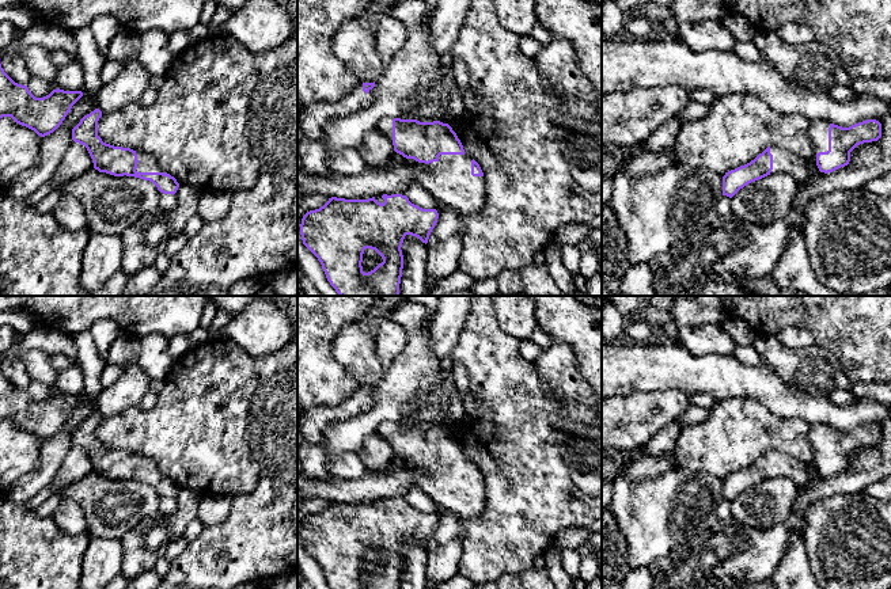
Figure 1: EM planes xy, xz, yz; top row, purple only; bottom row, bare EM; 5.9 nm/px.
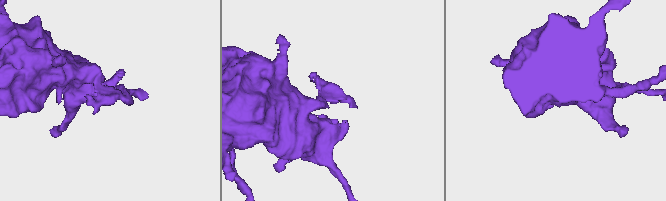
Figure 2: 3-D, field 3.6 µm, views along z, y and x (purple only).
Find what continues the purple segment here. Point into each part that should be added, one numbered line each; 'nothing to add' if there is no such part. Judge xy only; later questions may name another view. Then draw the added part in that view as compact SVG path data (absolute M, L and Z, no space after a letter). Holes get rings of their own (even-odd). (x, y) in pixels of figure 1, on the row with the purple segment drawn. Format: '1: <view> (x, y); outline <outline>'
1: xy (147, 163); outline M136 151L137 155L137 172L163 172L164 171L159 167L158 162L155 160L153 156L145 155L143 152Z

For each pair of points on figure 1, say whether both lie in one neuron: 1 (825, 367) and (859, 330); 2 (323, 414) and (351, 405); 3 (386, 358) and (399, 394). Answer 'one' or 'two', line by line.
1: two
2: one
3: two

